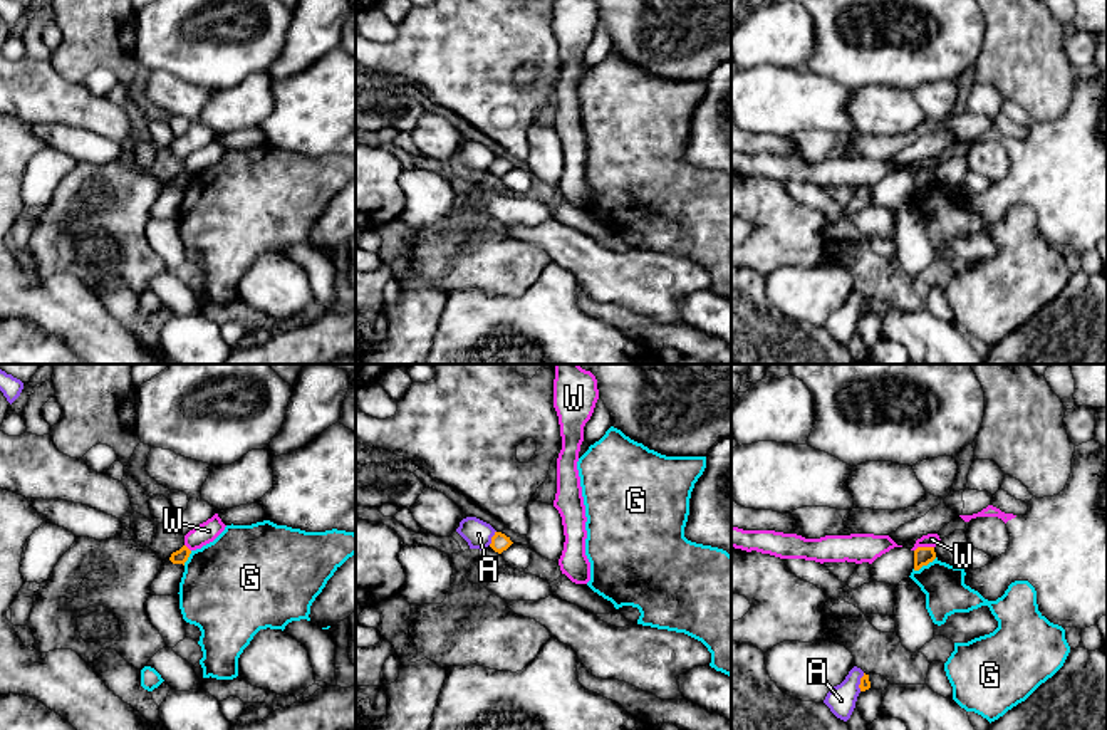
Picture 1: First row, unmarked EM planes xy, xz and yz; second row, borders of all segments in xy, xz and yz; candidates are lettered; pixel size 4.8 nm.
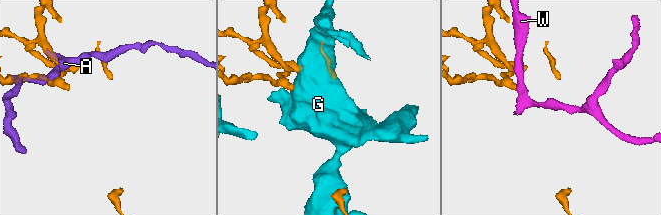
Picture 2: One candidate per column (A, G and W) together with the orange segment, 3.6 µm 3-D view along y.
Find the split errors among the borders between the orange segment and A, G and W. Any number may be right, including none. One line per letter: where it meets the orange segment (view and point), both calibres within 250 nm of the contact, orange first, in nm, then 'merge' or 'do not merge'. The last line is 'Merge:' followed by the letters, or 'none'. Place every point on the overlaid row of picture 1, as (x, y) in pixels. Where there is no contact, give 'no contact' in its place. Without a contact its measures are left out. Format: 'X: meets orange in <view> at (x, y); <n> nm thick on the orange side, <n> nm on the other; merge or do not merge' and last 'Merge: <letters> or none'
A: meets orange in xz at (492, 537); 90 nm thick on the orange side, 130 nm on the other; do not merge
G: meets orange in yz at (925, 564); 90 nm thick on the orange side, 200 nm on the other; do not merge
W: meets orange in yz at (923, 547); 90 nm thick on the orange side, 60 nm on the other; do not merge
Merge: none

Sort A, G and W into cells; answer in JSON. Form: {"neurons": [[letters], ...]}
{"neurons": [["A"], ["G"], ["W"]]}

